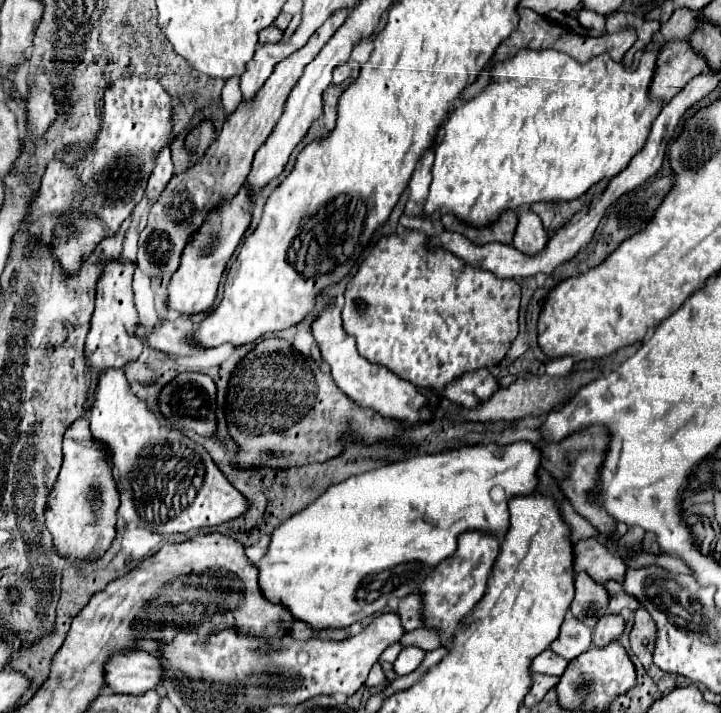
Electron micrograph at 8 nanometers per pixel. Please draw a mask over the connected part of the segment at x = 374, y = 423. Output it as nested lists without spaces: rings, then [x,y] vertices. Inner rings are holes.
[[[267,337],[255,343],[255,347],[237,363],[231,373],[225,397],[225,419],[229,437],[237,443],[239,453],[231,459],[235,469],[273,469],[283,471],[297,465],[323,463],[343,453],[347,439],[373,445],[377,441],[393,441],[405,437],[405,429],[399,421],[381,417],[377,411],[359,407],[351,401],[331,379],[321,371],[321,363],[313,357],[297,353],[289,341],[279,337]]]

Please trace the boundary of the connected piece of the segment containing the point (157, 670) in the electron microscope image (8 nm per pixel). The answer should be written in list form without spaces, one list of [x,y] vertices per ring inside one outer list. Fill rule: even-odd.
[[[121,651],[111,655],[105,663],[105,683],[103,687],[113,693],[141,695],[161,685],[163,669],[161,659],[149,655],[147,651]]]

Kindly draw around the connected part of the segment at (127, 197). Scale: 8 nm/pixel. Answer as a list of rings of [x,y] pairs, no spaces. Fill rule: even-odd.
[[[133,75],[113,81],[103,97],[101,129],[85,155],[73,165],[53,159],[43,173],[27,227],[31,251],[47,245],[59,267],[69,275],[77,275],[97,243],[107,235],[115,235],[143,199],[159,151],[171,147],[175,139],[171,131],[173,101],[157,79]]]

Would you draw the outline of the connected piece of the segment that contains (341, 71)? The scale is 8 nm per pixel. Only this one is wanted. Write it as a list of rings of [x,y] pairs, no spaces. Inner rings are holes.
[[[347,61],[345,65],[341,65],[341,67],[337,67],[337,69],[333,71],[333,81],[335,81],[335,83],[341,83],[341,81],[345,81],[345,79],[357,79],[359,69],[361,69],[361,67],[359,67],[355,61]]]

